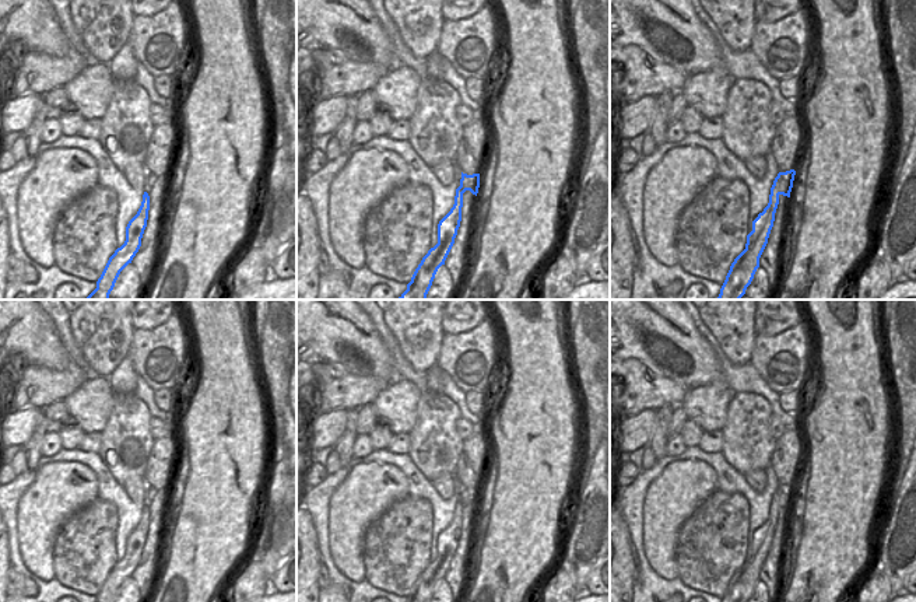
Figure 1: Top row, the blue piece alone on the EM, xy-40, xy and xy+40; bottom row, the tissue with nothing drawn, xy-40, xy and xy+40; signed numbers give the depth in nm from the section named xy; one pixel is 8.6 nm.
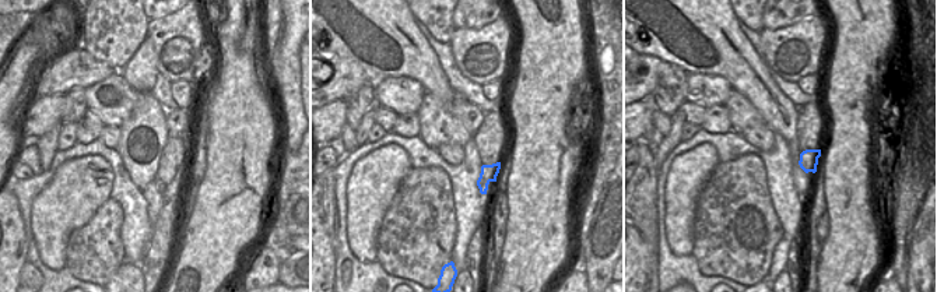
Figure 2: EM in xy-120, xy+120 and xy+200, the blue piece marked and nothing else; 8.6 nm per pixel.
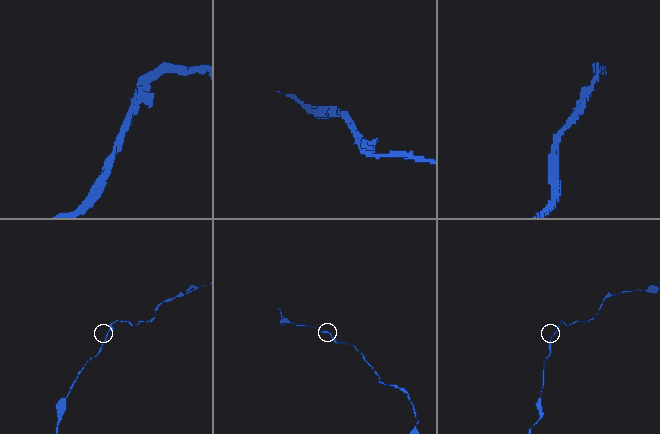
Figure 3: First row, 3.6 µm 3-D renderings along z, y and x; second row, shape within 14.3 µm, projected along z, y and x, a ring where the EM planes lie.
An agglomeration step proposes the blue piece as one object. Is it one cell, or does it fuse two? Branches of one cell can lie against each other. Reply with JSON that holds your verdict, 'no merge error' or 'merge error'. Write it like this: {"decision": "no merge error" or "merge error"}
{"decision": "no merge error"}

